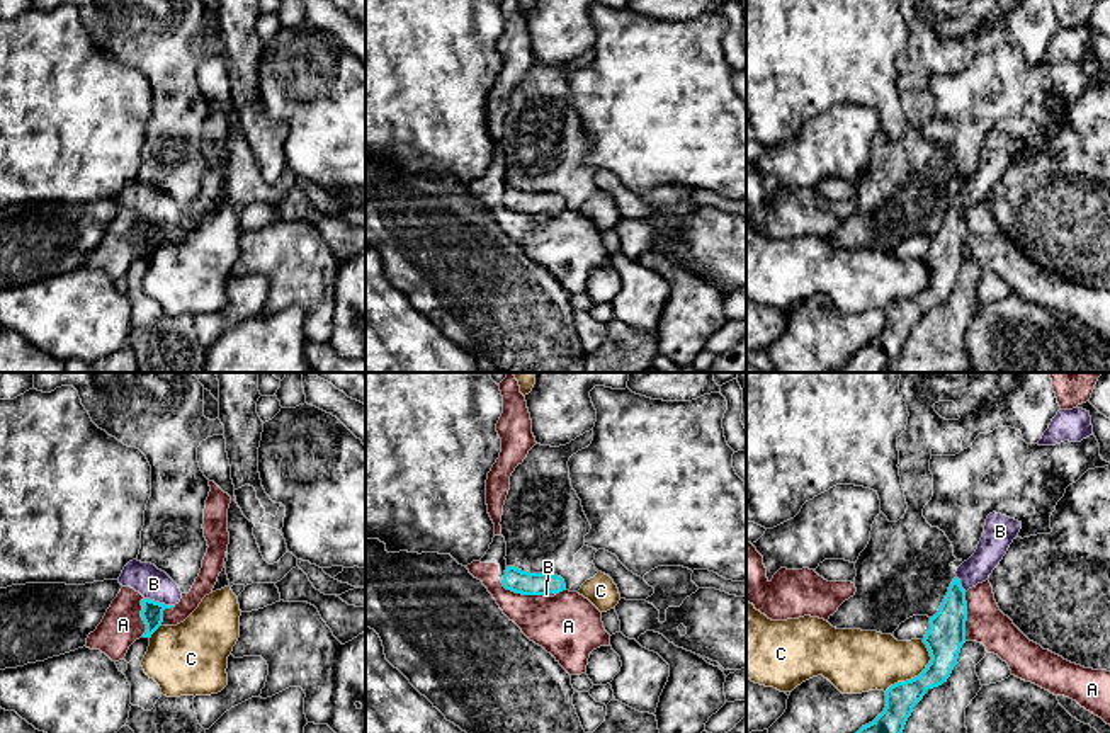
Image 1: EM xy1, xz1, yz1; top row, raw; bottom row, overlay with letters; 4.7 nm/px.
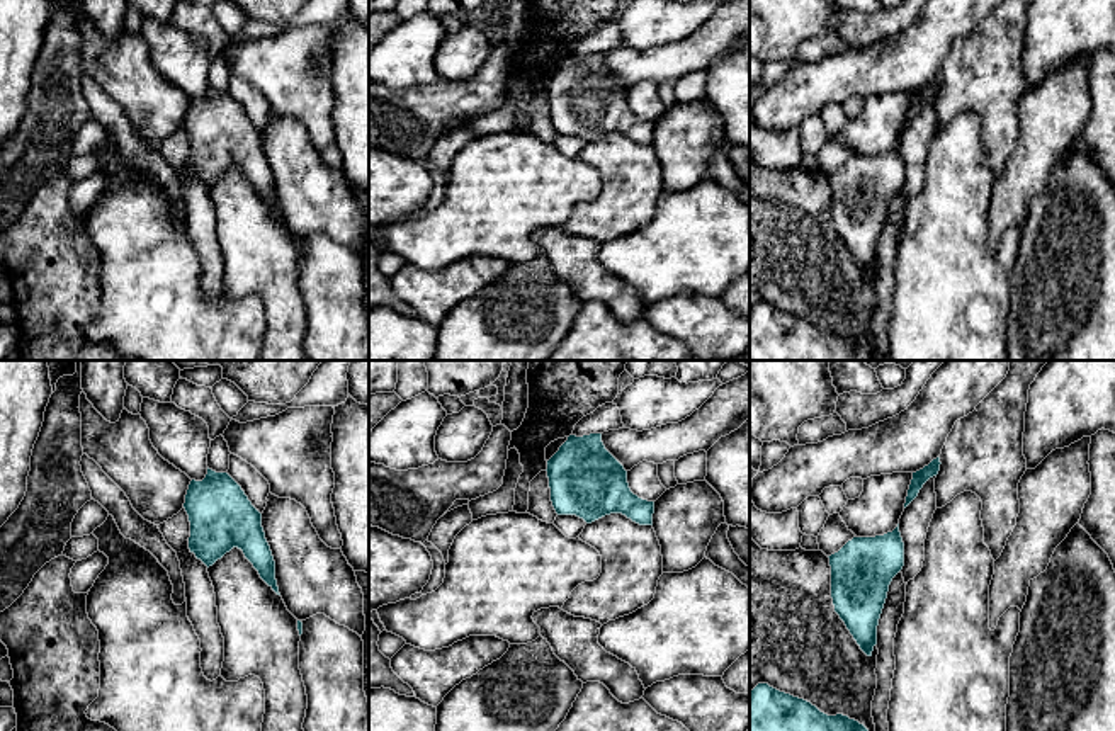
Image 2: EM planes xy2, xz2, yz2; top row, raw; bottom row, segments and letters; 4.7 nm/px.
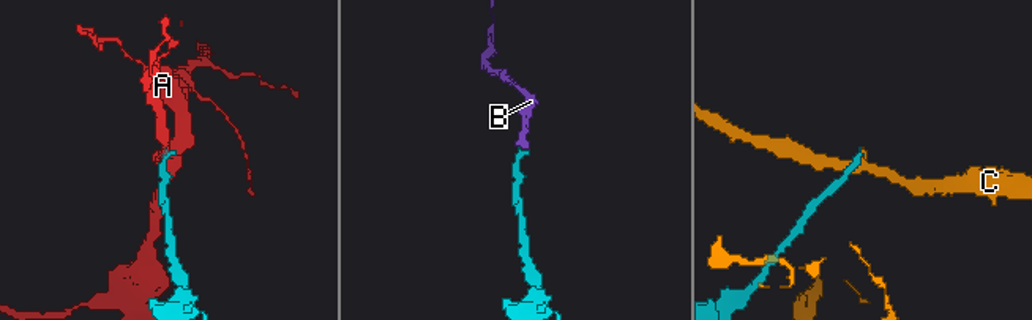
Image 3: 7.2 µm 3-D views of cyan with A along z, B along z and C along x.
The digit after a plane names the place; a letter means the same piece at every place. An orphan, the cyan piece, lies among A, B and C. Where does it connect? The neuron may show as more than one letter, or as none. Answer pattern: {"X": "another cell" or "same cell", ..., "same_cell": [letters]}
{"A": "another cell", "B": "same cell", "C": "another cell", "same_cell": ["B"]}

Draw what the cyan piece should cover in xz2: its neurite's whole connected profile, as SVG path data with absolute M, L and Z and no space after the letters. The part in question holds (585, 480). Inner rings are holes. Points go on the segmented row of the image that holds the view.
M602 434L569 435L546 471L558 515L576 515L591 524L622 513L639 525L653 525L654 502L631 491L627 471L605 449Z

